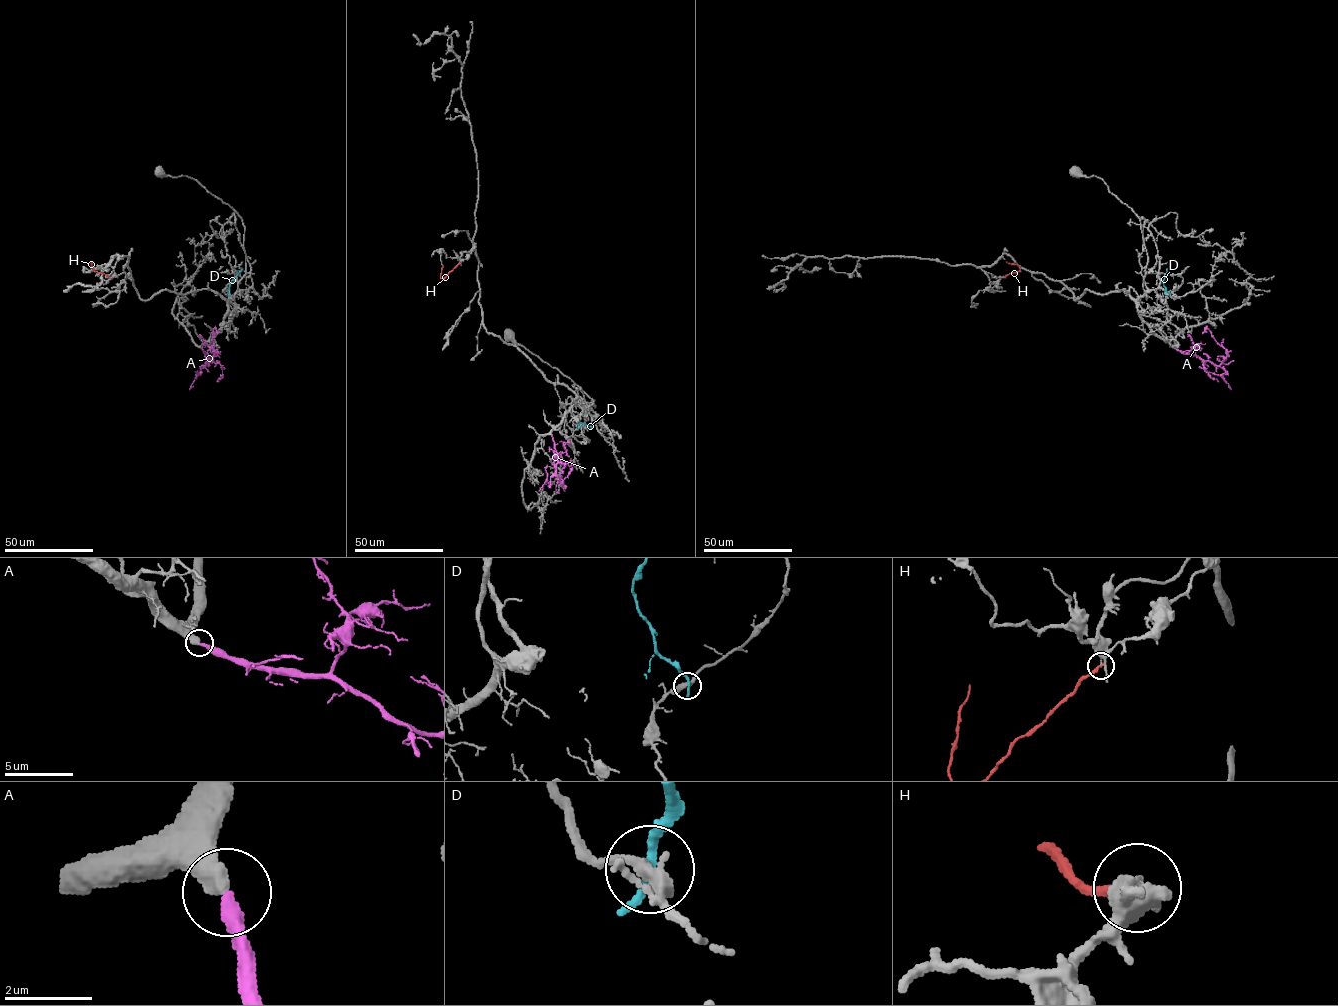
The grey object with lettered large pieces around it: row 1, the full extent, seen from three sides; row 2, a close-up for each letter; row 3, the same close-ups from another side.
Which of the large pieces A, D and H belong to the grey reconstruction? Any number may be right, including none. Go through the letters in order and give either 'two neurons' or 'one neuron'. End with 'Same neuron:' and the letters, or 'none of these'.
A: one neuron
D: two neurons
H: two neurons
Same neuron: A

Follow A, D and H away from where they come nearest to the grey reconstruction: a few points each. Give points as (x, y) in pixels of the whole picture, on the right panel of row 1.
A: (1176, 349), (1193, 353), (1219, 366), (1228, 354), (1207, 328), (1206, 331)
D: (1170, 294), (1163, 282), (1167, 268)
H: (1003, 277), (1020, 270), (1017, 265), (1005, 262)

